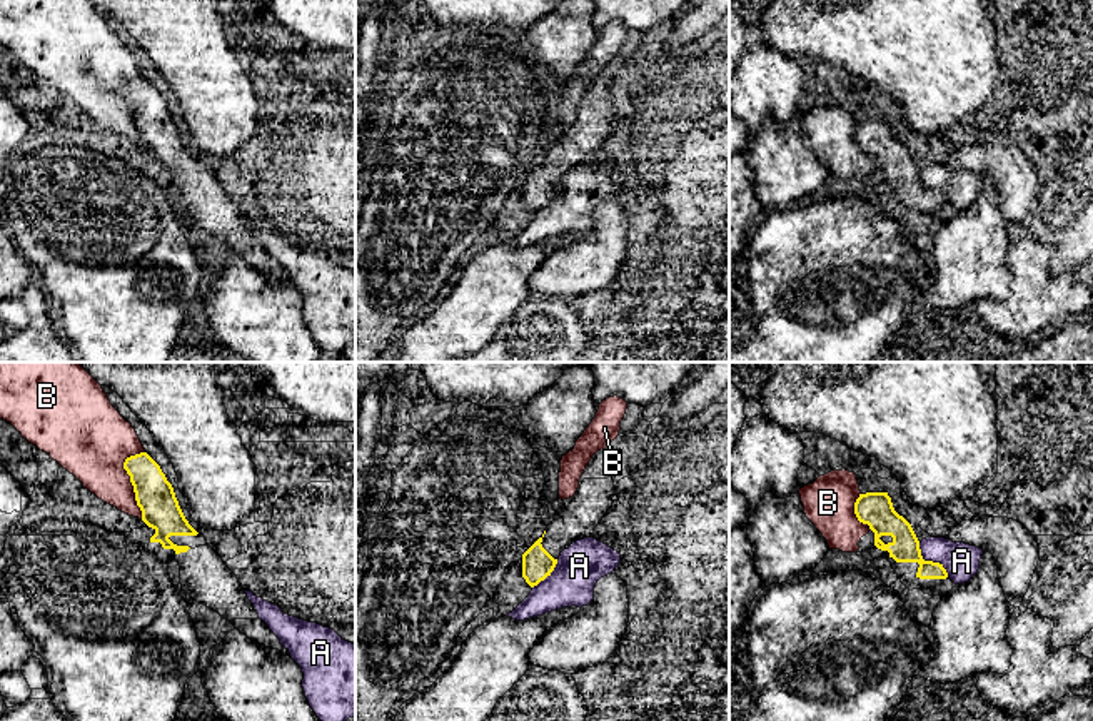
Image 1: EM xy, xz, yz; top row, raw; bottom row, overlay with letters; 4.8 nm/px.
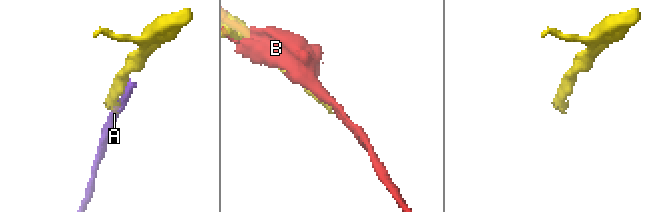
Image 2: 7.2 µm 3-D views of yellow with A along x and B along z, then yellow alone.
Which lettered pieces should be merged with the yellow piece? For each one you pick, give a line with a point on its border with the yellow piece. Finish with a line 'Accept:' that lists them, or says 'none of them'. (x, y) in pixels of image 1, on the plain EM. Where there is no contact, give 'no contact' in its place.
Accept: none of them

